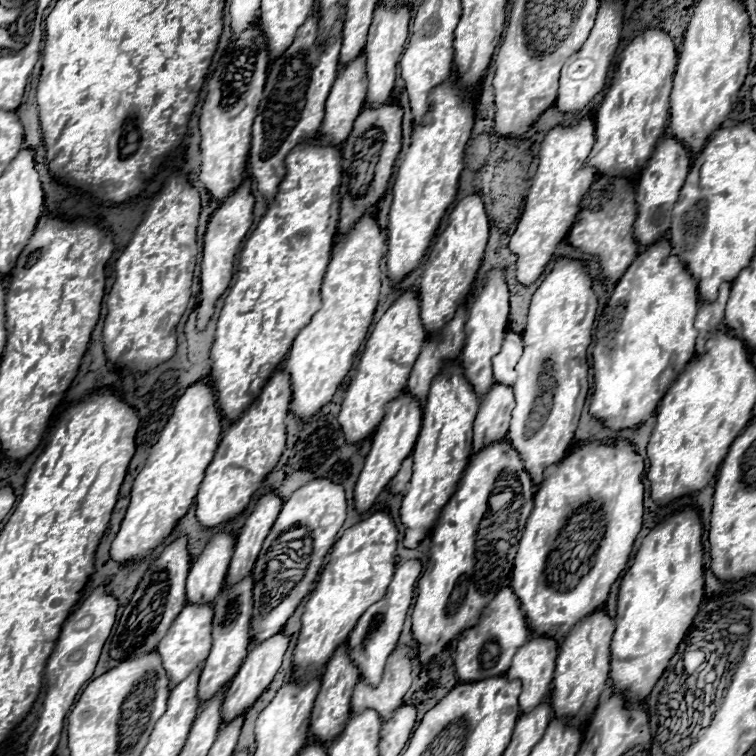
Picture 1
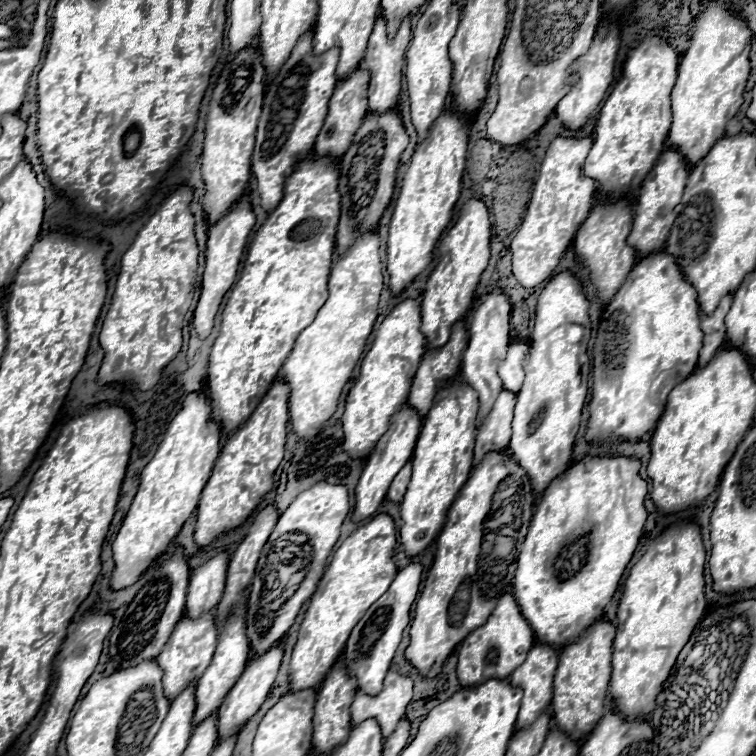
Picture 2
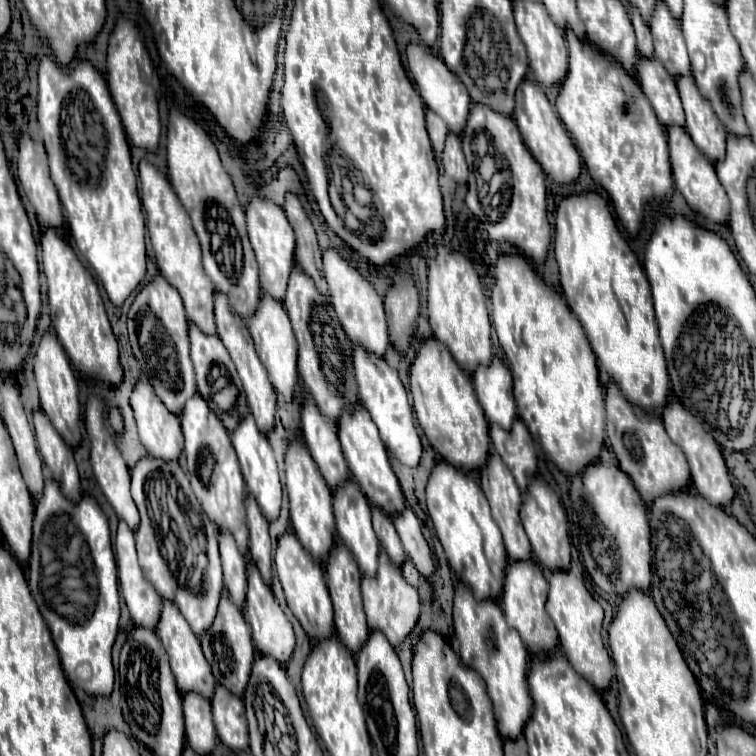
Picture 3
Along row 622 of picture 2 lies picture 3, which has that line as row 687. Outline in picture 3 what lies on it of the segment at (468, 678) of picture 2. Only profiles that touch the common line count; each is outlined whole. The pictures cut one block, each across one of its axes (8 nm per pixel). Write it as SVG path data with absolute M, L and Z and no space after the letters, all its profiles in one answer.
M458 584L454 592L454 634L460 642L462 664L476 670L486 684L486 694L492 702L500 736L516 740L532 712L532 700L526 684L530 654L522 644L522 638L506 626L504 612L496 602L482 600L476 604L472 592L462 584Z

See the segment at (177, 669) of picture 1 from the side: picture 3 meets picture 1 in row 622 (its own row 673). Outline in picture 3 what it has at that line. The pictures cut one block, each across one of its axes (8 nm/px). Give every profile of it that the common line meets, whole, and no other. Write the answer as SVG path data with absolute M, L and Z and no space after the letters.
M164 600L164 604L162 604L162 616L160 616L156 634L160 636L160 642L170 658L170 668L172 668L172 674L176 678L178 690L182 694L196 692L204 698L210 698L214 694L216 680L210 672L210 664L206 664L206 658L204 658L202 648L200 648L200 640L194 636L194 632L190 632L190 626L186 624L186 620L182 620L182 614L178 612L178 608L174 608L174 604L170 604L168 600Z

